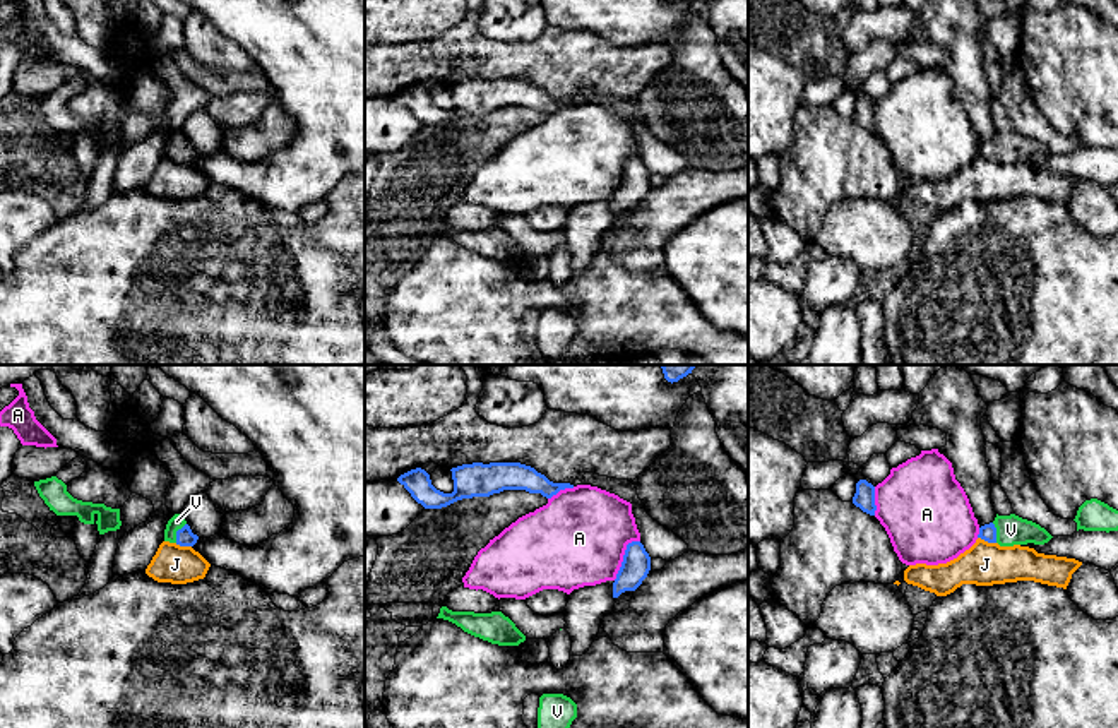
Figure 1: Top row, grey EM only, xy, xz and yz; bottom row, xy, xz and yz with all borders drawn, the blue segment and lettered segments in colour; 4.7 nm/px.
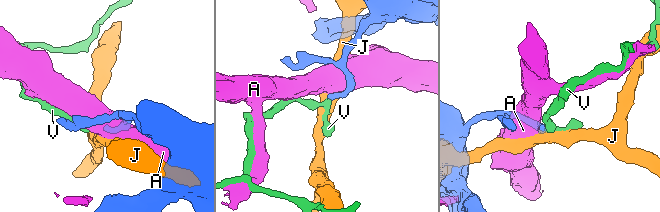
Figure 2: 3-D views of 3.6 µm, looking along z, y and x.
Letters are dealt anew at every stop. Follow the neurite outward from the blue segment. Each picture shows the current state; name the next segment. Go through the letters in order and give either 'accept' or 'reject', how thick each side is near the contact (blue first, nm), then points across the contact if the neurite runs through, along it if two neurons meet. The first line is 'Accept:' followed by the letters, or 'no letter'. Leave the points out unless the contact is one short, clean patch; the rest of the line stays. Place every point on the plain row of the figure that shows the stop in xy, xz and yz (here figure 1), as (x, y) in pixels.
Accept: V
A: reject | 140/440 nm
J: reject | 80/200 nm
V: accept | 80/70 nm | across xy (184, 153), (177, 149), (177, 137)

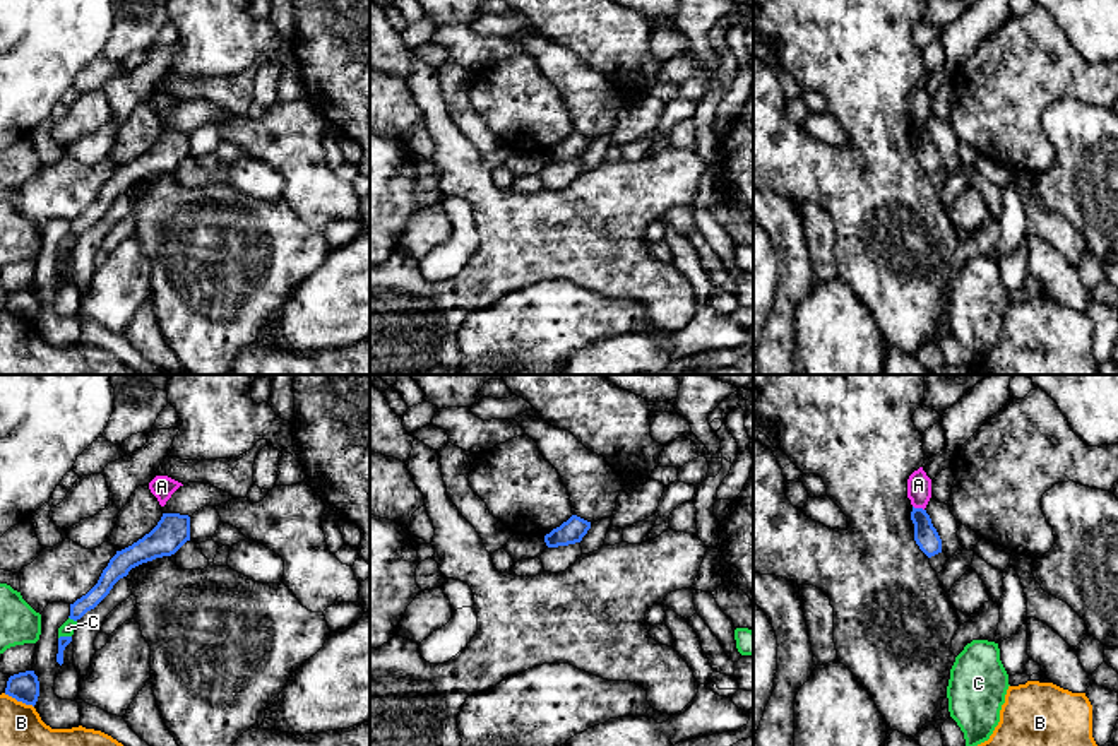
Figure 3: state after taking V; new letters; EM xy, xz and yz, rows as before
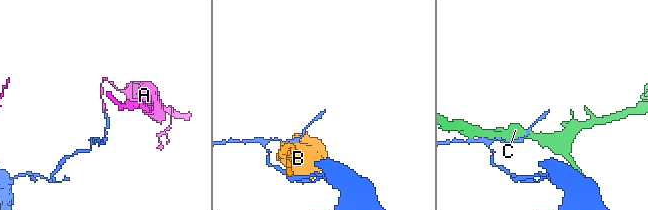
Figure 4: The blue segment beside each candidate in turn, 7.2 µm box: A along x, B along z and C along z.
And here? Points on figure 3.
Accept: no letter
A: reject | 110/110 nm | along yz (913, 122), (923, 127)
B: reject | 140/300 nm
C: reject | 50/70 nm

